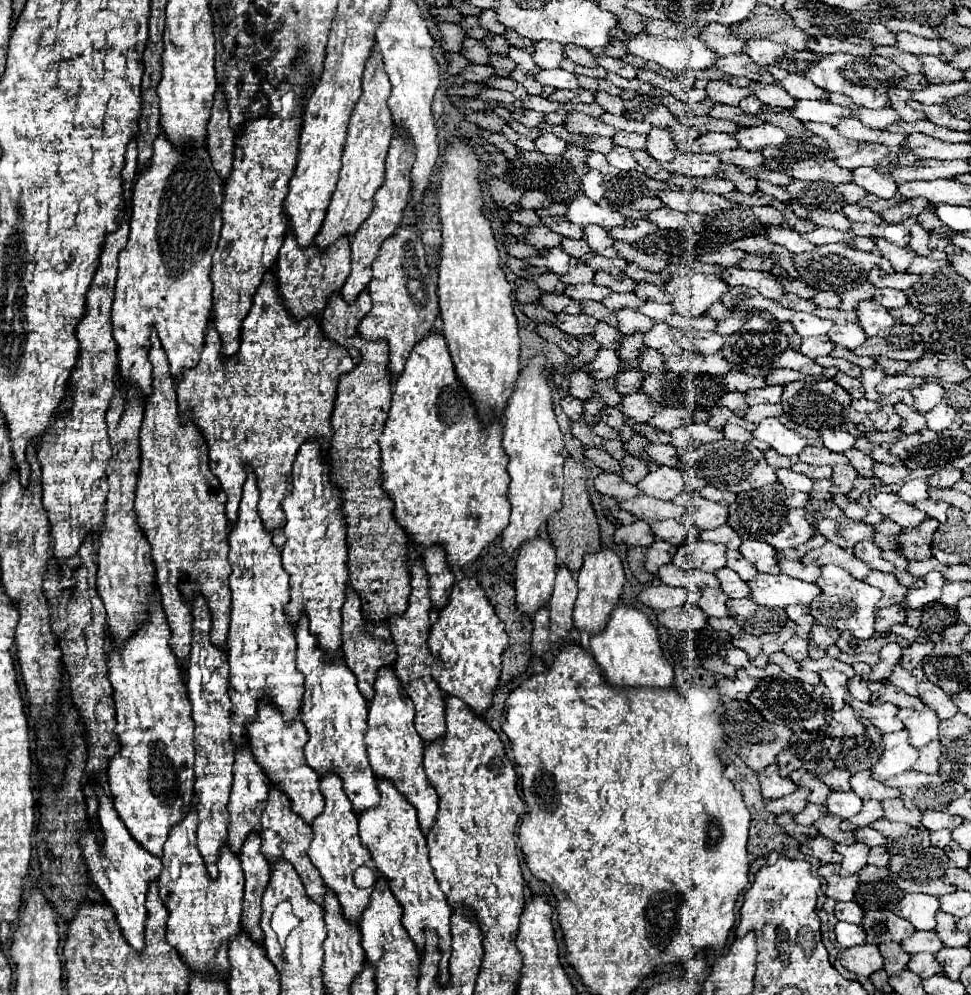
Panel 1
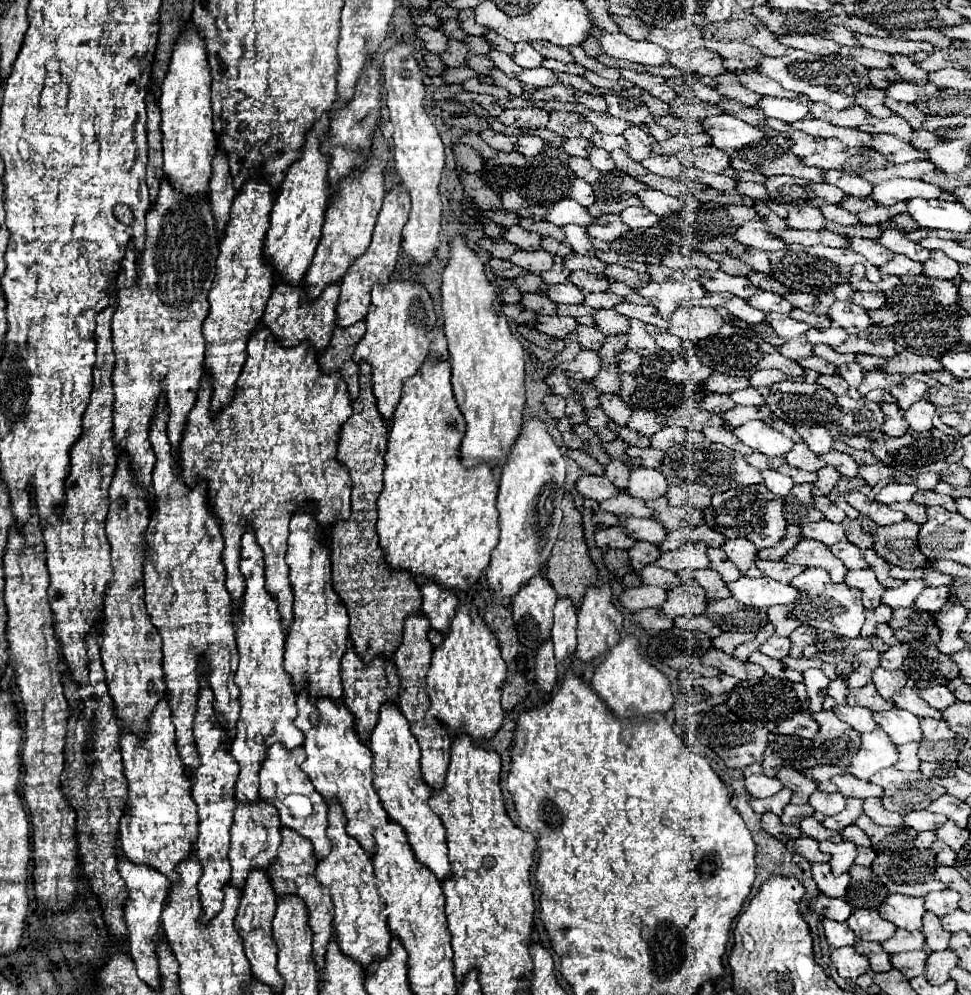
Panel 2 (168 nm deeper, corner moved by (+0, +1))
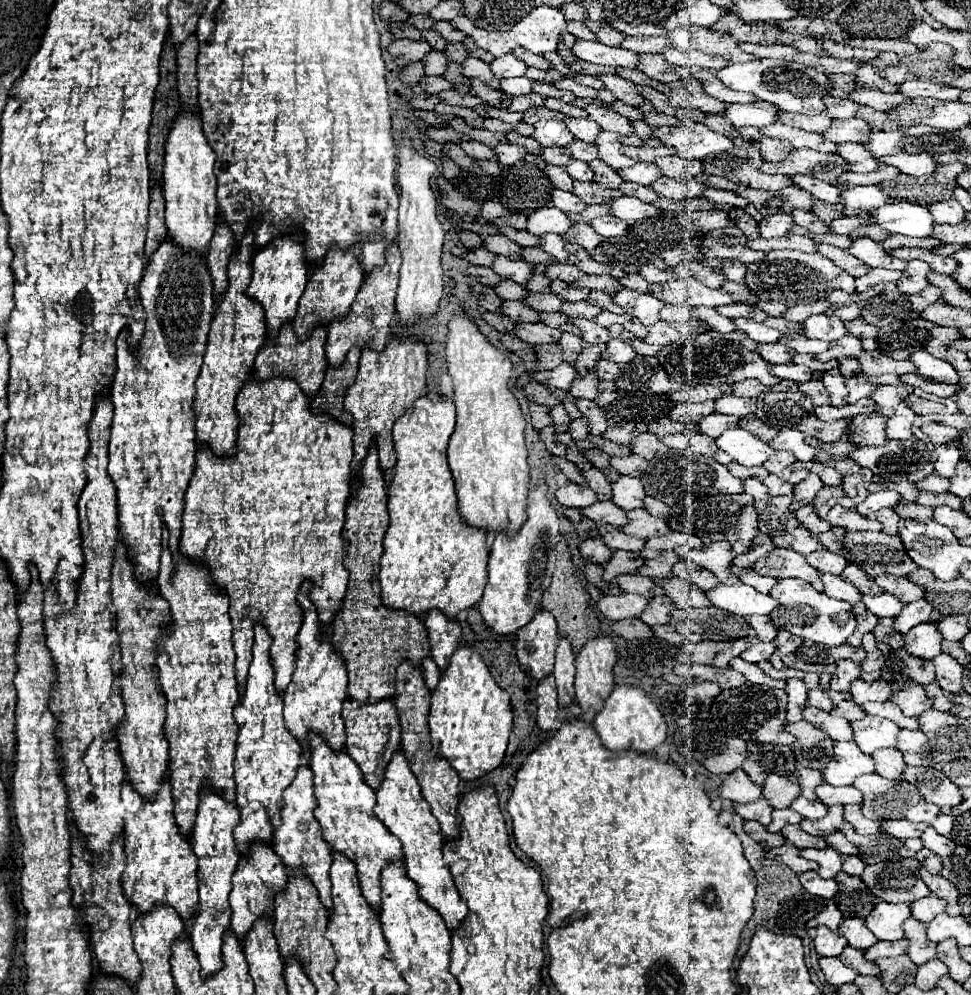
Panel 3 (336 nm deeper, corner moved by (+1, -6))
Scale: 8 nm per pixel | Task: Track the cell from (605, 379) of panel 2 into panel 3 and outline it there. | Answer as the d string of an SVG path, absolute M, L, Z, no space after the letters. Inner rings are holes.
M583 372L577 376L577 382L573 382L573 388L569 390L575 398L587 398L597 400L599 396L599 378L595 372Z

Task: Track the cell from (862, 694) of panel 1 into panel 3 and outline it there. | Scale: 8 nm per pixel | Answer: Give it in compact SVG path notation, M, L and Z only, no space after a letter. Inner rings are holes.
M821 688L809 690L809 704L817 706L821 710L827 710L827 712L831 712L831 708L833 708L833 702L831 702L827 690L821 690Z

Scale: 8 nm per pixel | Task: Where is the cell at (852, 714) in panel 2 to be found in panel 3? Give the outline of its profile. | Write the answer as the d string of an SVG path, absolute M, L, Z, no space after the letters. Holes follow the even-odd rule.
M807 706L805 708L805 720L815 724L817 728L821 728L823 732L827 732L833 740L853 740L853 728L851 722L839 716L833 716L829 712L823 712L819 708Z

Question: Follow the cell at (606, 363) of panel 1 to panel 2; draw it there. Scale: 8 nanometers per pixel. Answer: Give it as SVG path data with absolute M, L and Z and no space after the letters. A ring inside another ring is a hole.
M580 351L570 363L560 363L558 369L570 379L592 381L600 371L600 357L596 351Z

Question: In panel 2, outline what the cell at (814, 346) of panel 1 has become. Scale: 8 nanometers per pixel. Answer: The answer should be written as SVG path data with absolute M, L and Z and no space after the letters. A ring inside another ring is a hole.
M798 337L798 339L790 339L790 341L786 341L784 345L780 345L778 351L784 353L786 357L798 361L798 359L802 359L802 357L812 355L812 345L810 345L804 337Z

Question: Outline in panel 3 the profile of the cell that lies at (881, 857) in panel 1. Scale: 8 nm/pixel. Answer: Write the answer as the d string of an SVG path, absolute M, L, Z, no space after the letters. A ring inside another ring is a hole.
M843 856L843 870L853 876L861 876L861 872L865 870L865 864L859 856Z

